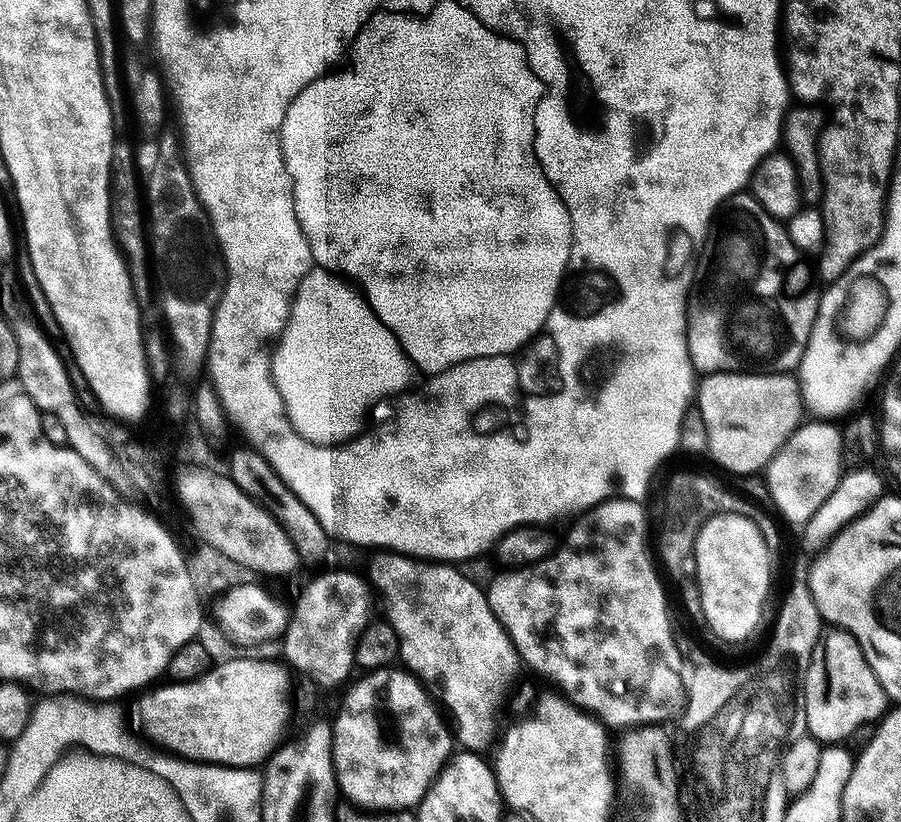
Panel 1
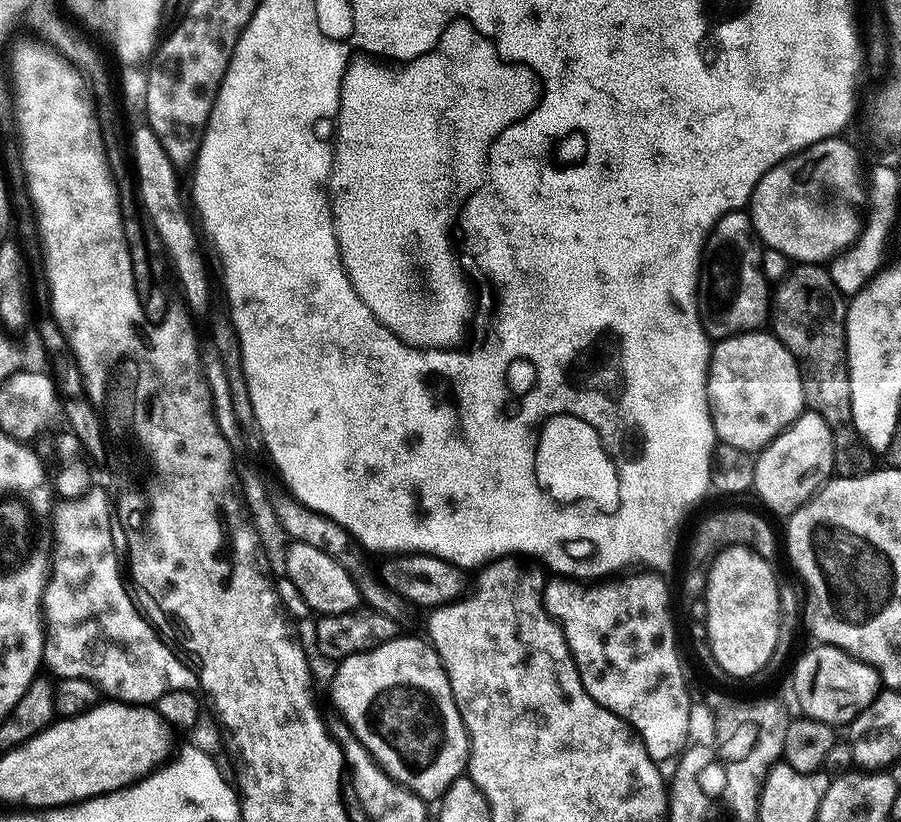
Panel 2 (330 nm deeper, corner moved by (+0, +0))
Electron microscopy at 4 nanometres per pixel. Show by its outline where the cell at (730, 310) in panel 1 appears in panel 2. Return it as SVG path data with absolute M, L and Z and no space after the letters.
M747 211L727 212L709 232L700 262L698 299L700 321L713 341L759 329L769 319L770 284L761 268L761 253Z

